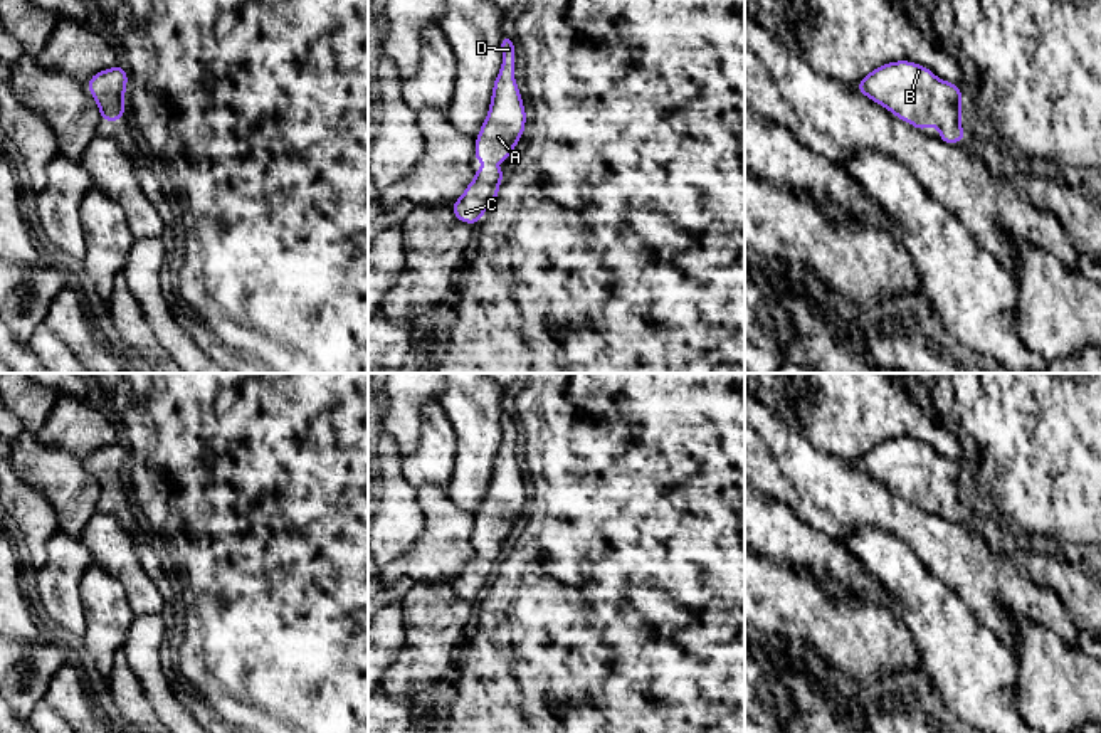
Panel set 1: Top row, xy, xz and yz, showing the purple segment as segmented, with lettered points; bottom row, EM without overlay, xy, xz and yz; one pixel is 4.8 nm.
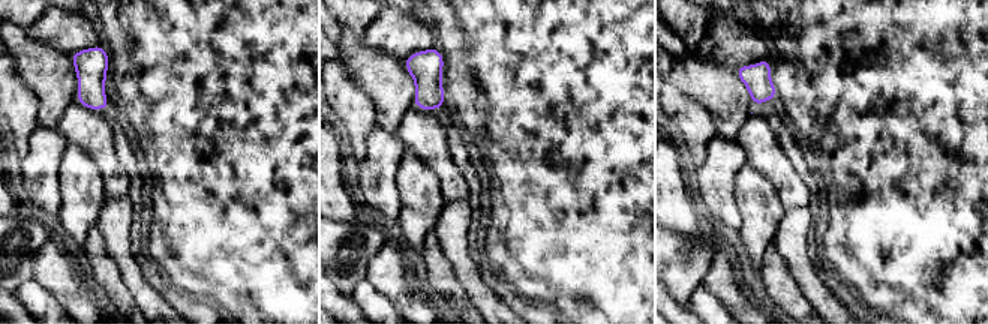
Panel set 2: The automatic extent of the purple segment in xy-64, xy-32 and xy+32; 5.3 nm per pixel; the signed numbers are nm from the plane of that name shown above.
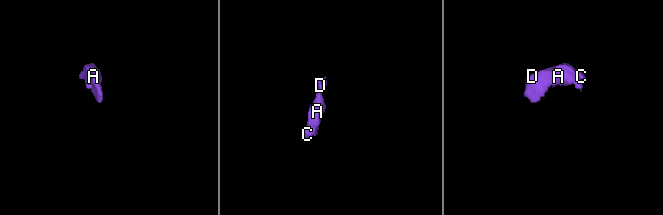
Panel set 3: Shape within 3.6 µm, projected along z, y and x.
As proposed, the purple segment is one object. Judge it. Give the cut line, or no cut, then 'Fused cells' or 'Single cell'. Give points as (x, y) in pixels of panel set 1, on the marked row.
No split. Single cell

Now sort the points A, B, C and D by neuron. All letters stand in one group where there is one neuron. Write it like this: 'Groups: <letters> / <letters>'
Groups: A B C D

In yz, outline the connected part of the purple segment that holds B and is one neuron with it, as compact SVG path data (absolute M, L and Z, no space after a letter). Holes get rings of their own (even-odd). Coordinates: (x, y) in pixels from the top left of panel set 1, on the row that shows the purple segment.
M909 61L886 62L871 71L854 87L884 106L896 118L926 131L931 123L940 128L938 140L953 145L965 141L960 123L961 87L943 79L921 64ZM909 77L916 77L916 108L909 104Z

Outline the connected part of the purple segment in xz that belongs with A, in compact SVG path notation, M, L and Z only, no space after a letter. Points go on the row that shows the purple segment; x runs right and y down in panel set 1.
M504 39L501 49L503 66L493 84L486 121L476 136L476 161L508 161L524 133L526 109L514 82L514 45L509 39Z

